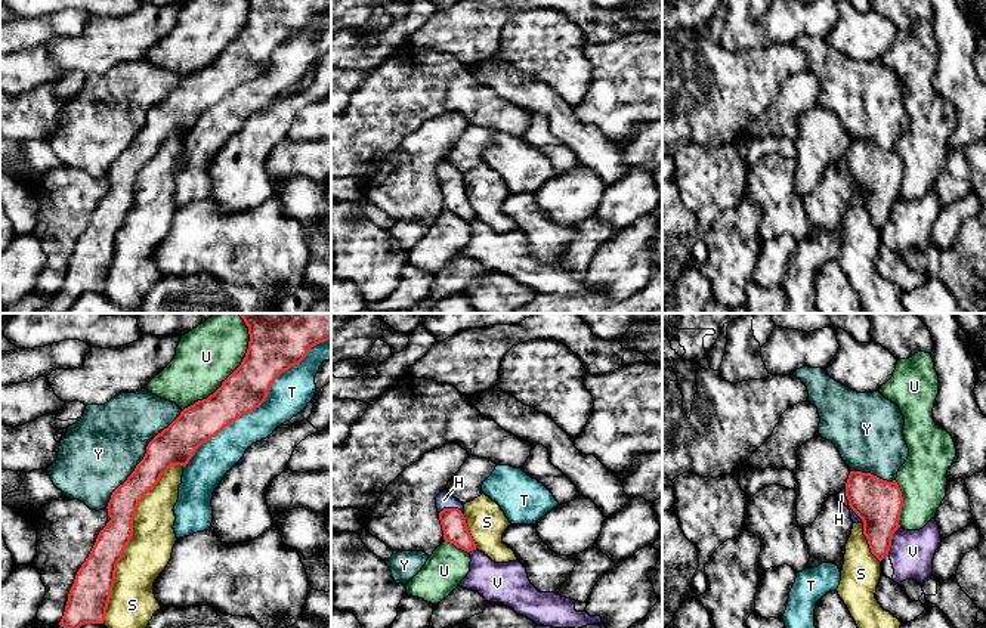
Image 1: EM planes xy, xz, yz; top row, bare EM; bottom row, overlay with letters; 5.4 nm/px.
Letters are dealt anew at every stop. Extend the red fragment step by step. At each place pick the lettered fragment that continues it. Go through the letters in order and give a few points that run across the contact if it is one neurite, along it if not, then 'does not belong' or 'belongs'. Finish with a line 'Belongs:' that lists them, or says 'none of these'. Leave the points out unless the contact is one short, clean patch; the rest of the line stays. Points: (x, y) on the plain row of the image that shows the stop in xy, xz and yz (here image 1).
H: line yz (878, 172), (849, 173), (841, 164); belongs
S: does not belong
T: does not belong
U: does not belong
V: does not belong
Y: does not belong
Belongs: H

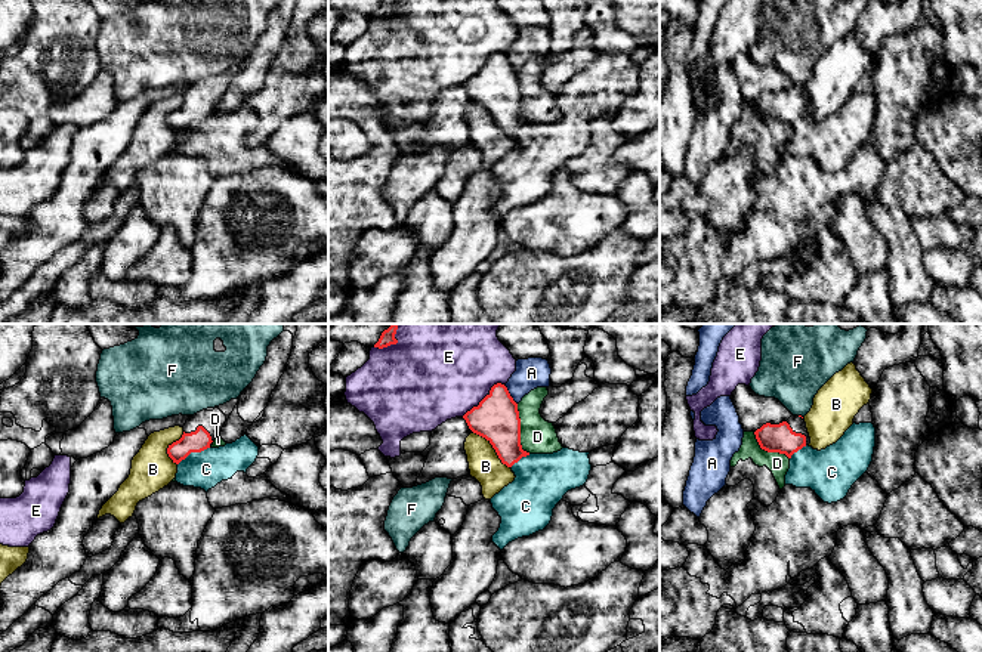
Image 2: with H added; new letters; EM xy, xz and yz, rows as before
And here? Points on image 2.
A: does not belong
B: does not belong
C: line xy (210, 116), (201, 120), (191, 120), (178, 133); does not belong
D: does not belong
E: does not belong
F: line yz (799, 83), (802, 86); does not belong
Belongs: none of these

